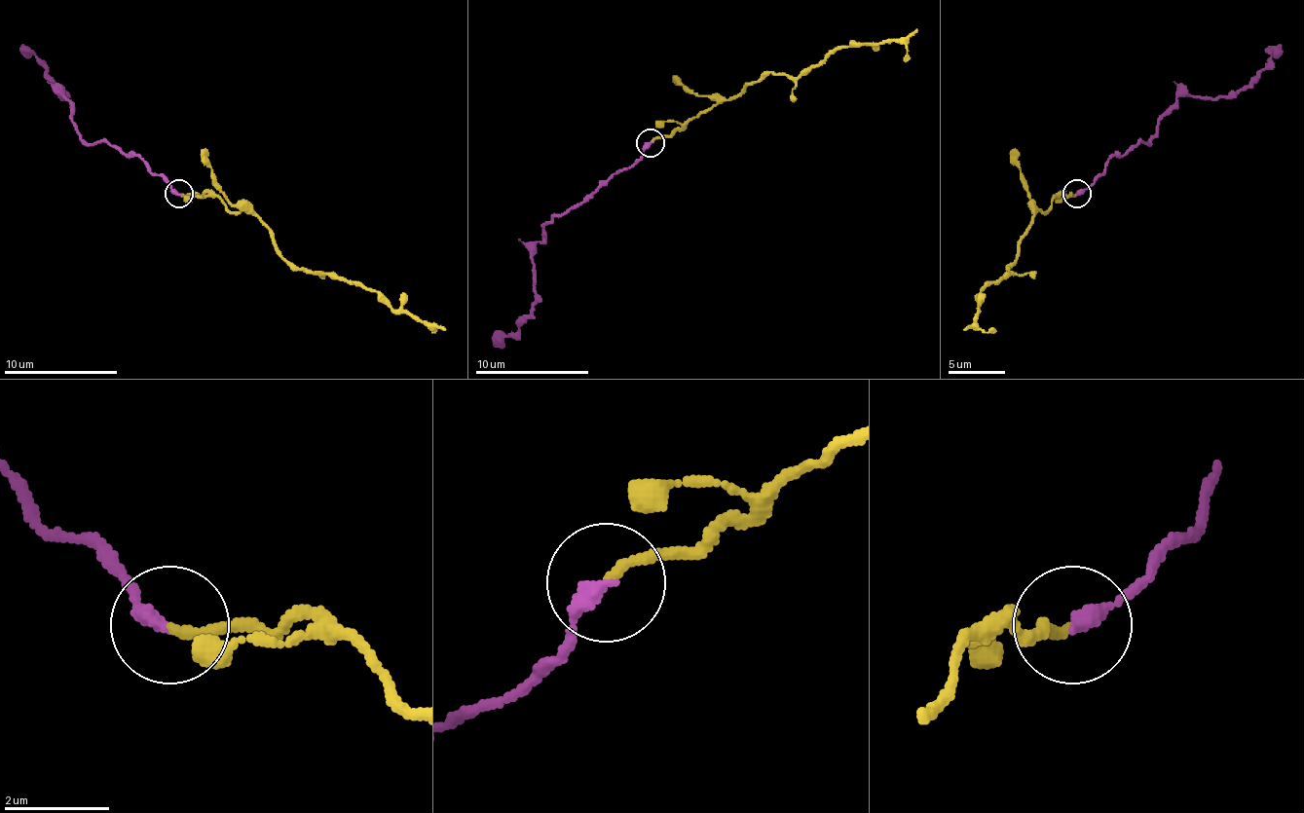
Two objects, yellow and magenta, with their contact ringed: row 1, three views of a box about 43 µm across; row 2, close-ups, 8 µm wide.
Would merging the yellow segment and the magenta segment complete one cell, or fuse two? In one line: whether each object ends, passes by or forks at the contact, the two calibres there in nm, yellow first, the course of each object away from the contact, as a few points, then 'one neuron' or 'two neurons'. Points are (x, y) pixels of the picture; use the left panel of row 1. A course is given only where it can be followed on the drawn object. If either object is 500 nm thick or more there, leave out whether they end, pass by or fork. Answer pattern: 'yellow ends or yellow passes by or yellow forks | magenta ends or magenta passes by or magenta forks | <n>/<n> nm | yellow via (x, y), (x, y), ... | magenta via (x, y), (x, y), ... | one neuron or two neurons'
yellow ends | magenta ends | 180/320 nm | yellow via (179, 193), (213, 193), (233, 212), (256, 215), (281, 255), (295, 267), (329, 272), (375, 292), (434, 331) | magenta via (179, 193), (136, 156), (126, 156), (105, 142), (89, 144), (77, 133), (63, 88), (20, 46) | one neuron

